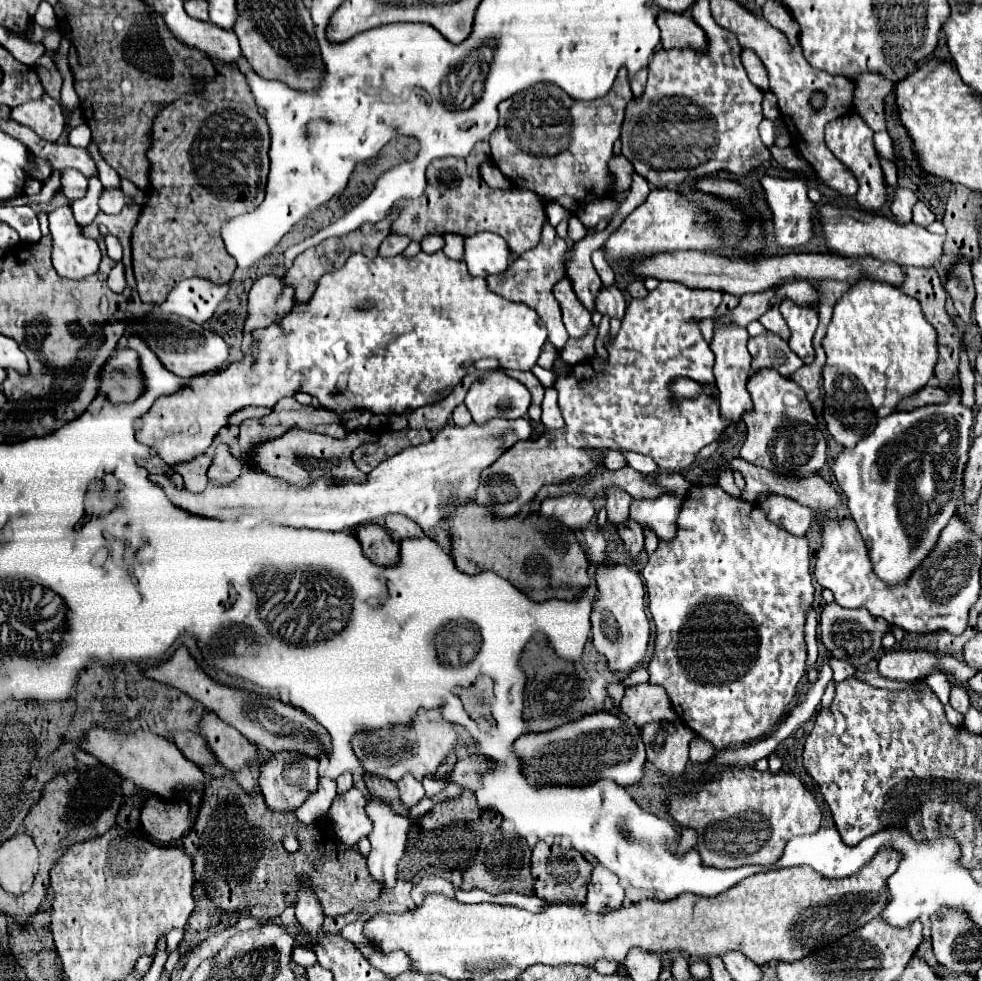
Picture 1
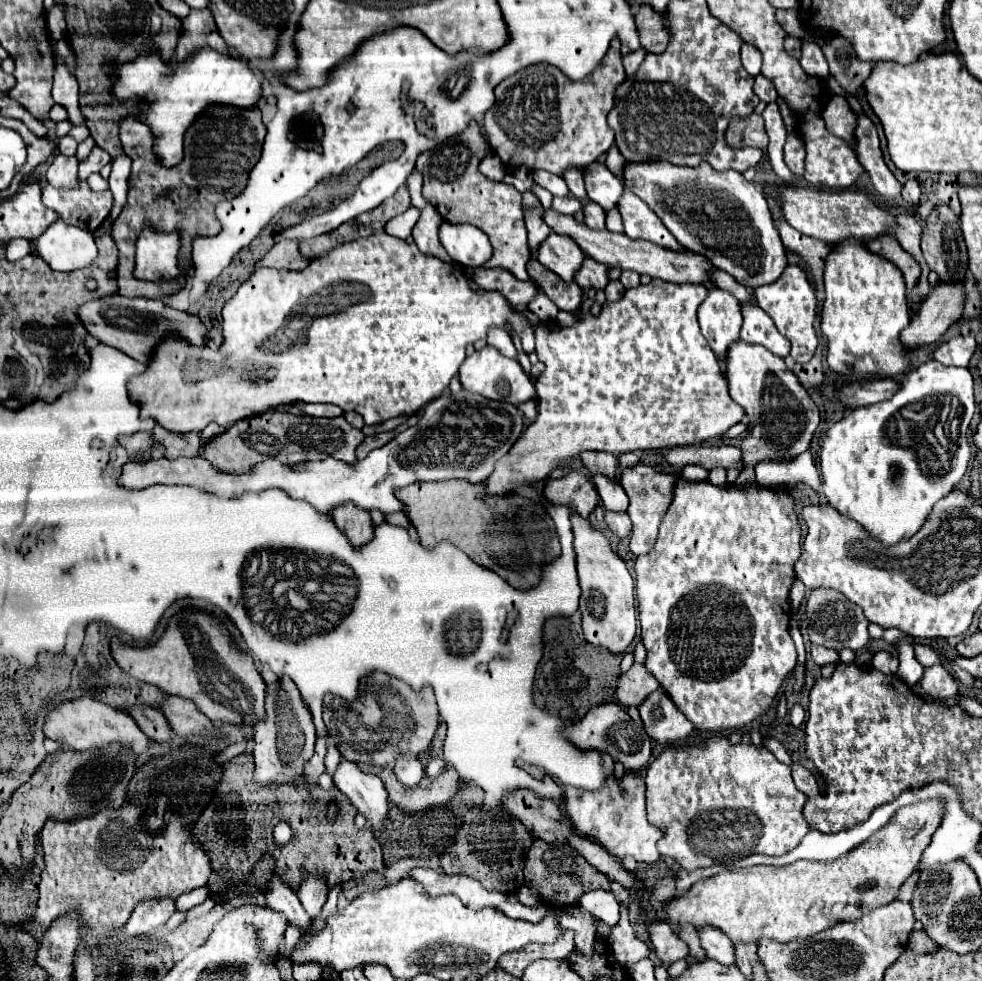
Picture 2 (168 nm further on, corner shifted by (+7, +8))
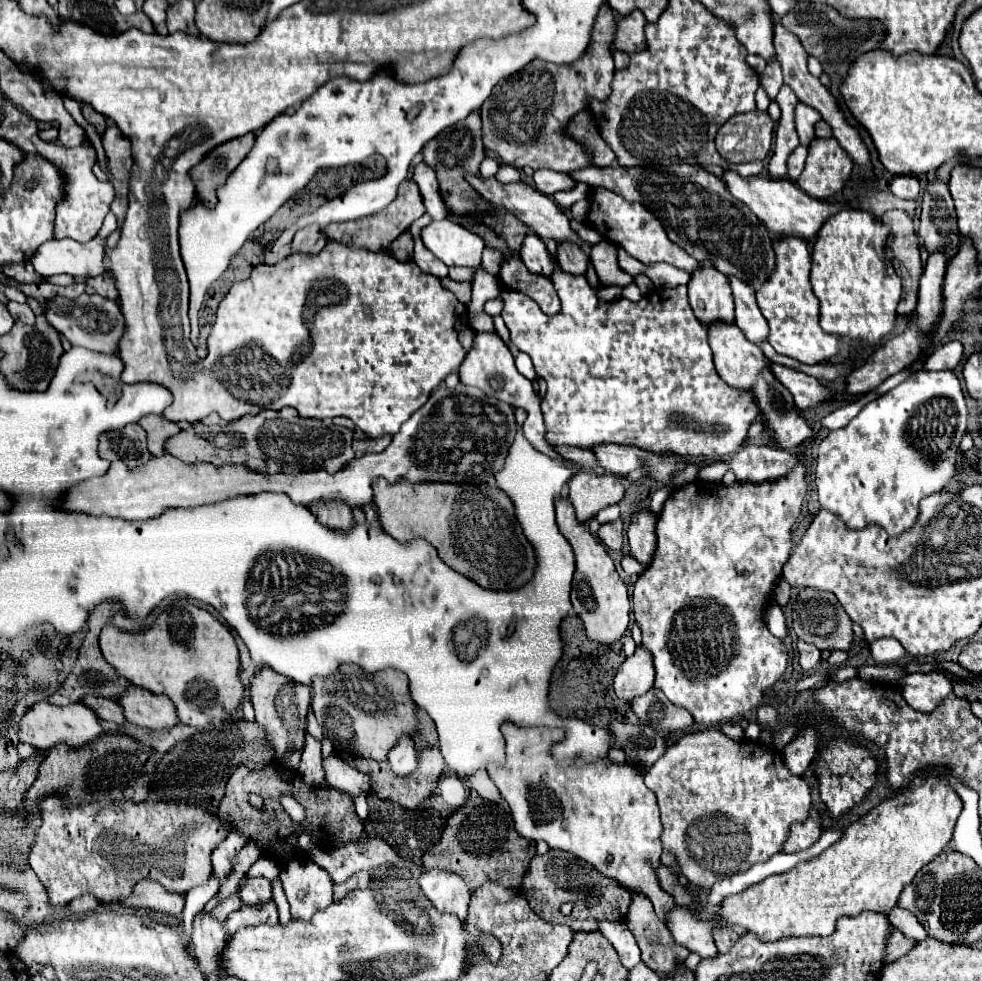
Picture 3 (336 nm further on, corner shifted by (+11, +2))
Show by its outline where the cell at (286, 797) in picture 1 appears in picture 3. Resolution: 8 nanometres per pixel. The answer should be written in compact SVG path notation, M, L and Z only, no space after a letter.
M263 668L259 676L251 680L251 704L255 708L255 720L263 726L267 742L275 750L275 760L283 760L289 750L305 748L305 728L307 728L307 710L311 706L311 688L297 684L271 668Z

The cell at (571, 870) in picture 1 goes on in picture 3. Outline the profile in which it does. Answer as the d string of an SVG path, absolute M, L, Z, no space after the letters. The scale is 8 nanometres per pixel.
M549 850L545 856L535 854L527 874L523 876L521 892L535 914L545 922L567 924L575 932L597 930L599 920L625 920L631 902L631 894L619 882L613 882L611 878L595 870L589 862L563 850Z

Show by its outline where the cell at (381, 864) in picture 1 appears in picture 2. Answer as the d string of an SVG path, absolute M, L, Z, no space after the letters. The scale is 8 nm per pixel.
M343 758L333 774L333 782L373 828L383 828L387 820L387 792L381 778L361 772L355 762Z

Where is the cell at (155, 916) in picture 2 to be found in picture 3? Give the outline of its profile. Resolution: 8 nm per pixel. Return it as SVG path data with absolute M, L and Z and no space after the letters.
M141 880L141 882L137 882L131 896L121 898L121 904L129 906L129 908L155 910L155 912L163 912L169 916L179 916L183 912L185 894L175 894L175 892L161 888L157 882Z

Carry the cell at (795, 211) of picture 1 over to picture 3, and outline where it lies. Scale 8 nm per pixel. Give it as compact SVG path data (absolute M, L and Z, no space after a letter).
M797 146L789 158L787 158L787 178L791 182L795 182L803 170L803 164L805 164L805 158L807 158L807 148L805 146Z

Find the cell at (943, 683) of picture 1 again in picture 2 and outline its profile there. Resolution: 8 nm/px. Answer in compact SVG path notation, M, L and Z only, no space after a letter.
M901 638L897 644L897 658L899 658L899 670L897 674L909 684L913 686L917 680L921 680L923 676L923 666L915 660L915 654L913 654L913 642L907 640L907 638Z

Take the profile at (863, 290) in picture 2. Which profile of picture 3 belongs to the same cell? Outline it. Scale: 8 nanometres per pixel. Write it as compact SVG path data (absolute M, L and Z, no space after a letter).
M841 210L833 214L825 226L819 230L813 246L813 268L811 284L813 292L821 302L821 328L829 334L849 338L861 346L873 346L883 342L887 334L893 332L897 322L897 304L901 300L901 278L895 274L891 262L885 258L883 246L889 234L889 226L875 220L867 210Z

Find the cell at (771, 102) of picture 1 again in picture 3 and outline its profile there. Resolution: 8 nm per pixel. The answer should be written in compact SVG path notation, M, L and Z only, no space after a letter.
M775 60L773 64L767 64L767 70L761 74L761 86L765 88L765 92L767 92L769 100L773 100L773 98L777 96L777 92L779 92L779 88L781 88L781 84L783 84L781 66L779 66L779 62Z

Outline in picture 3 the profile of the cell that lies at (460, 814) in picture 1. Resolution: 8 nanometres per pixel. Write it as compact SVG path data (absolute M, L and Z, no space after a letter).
M437 748L421 752L419 754L419 766L409 776L395 776L391 772L391 768L389 768L387 762L373 762L371 760L367 764L367 774L371 776L371 790L379 798L389 798L389 800L401 804L407 810L415 810L417 806L421 806L433 794L433 788L437 786L437 780L439 780L439 776L441 776L443 770L445 770L445 760L443 760L443 756L441 756L441 752Z

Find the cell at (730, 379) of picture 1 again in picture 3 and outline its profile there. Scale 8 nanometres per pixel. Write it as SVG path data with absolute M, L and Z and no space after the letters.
M703 262L703 268L693 272L687 288L691 310L705 328L715 322L735 324L735 304L727 276L717 272L709 262Z

